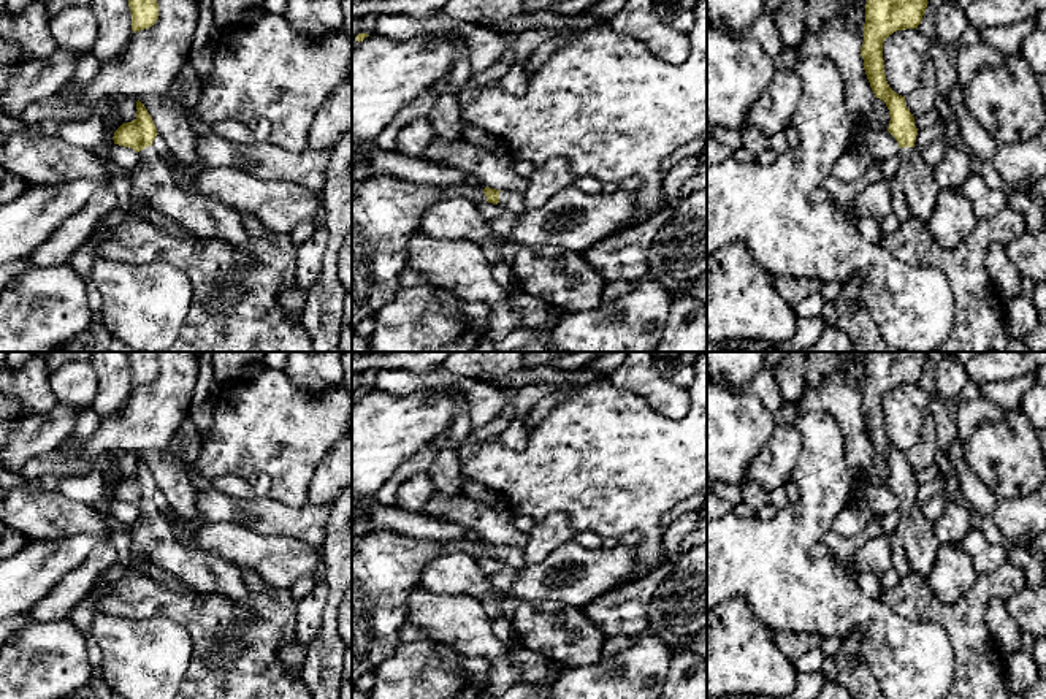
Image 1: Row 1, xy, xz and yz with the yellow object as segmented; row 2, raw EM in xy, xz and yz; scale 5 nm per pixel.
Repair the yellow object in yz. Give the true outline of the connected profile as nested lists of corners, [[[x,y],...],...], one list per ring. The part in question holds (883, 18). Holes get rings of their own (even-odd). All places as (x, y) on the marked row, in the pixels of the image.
[[[867,0],[864,43],[861,55],[870,87],[889,109],[888,132],[899,143],[900,166],[895,178],[902,184],[911,216],[929,222],[935,211],[940,187],[932,168],[914,146],[918,128],[907,108],[905,97],[895,94],[884,74],[883,43],[897,30],[918,29],[927,8],[927,0]]]

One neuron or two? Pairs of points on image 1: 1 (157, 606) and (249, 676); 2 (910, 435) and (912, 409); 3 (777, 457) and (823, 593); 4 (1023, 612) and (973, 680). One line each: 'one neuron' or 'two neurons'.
1: one neuron
2: one neuron
3: two neurons
4: two neurons

